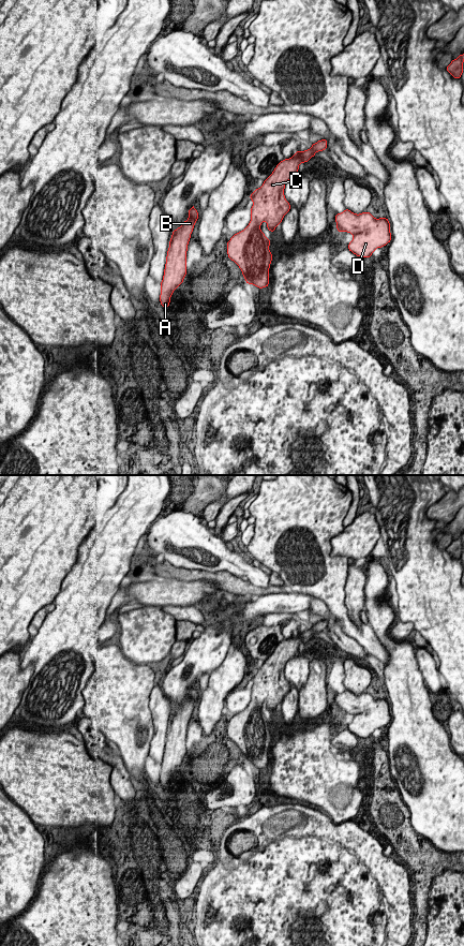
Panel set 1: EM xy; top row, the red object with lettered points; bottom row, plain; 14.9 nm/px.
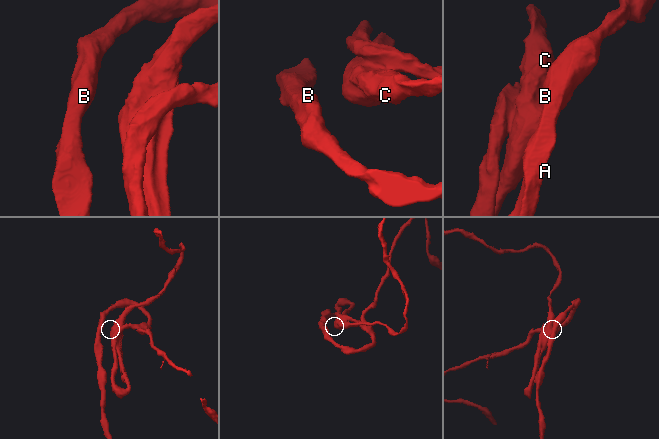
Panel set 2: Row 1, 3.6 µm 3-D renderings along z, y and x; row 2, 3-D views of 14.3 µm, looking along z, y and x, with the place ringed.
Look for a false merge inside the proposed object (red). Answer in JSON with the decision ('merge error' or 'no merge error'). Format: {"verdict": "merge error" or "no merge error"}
{"verdict": "no merge error"}

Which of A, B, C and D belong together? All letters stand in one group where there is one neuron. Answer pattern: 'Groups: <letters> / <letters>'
Groups: A B C D

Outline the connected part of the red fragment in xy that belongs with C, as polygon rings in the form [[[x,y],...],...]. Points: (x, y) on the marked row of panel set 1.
[[[327,139],[318,141],[309,150],[298,150],[291,158],[281,161],[263,186],[250,195],[253,201],[251,221],[226,246],[228,257],[239,266],[246,283],[259,289],[269,285],[272,254],[270,239],[260,231],[260,225],[266,220],[268,230],[274,232],[276,225],[282,223],[290,209],[284,195],[286,182],[296,176],[301,162],[305,163],[317,151],[326,150],[327,144]]]

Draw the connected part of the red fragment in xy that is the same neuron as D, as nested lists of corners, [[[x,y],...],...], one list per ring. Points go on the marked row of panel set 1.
[[[348,209],[335,215],[338,232],[354,235],[348,250],[360,257],[370,257],[377,248],[391,241],[390,223],[387,218],[375,219],[370,212],[356,215]]]

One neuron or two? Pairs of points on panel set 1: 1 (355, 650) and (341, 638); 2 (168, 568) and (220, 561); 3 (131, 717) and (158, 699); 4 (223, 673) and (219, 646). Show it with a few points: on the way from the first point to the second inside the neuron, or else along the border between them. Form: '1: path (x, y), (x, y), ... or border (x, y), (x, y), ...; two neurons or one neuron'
1: path (352, 647), (344, 641); one neuron
2: border (165, 560), (176, 566), (201, 568), (205, 571); two neurons
3: border (155, 683), (149, 700), (153, 730); two neurons
4: border (235, 641), (225, 659), (209, 675); two neurons

